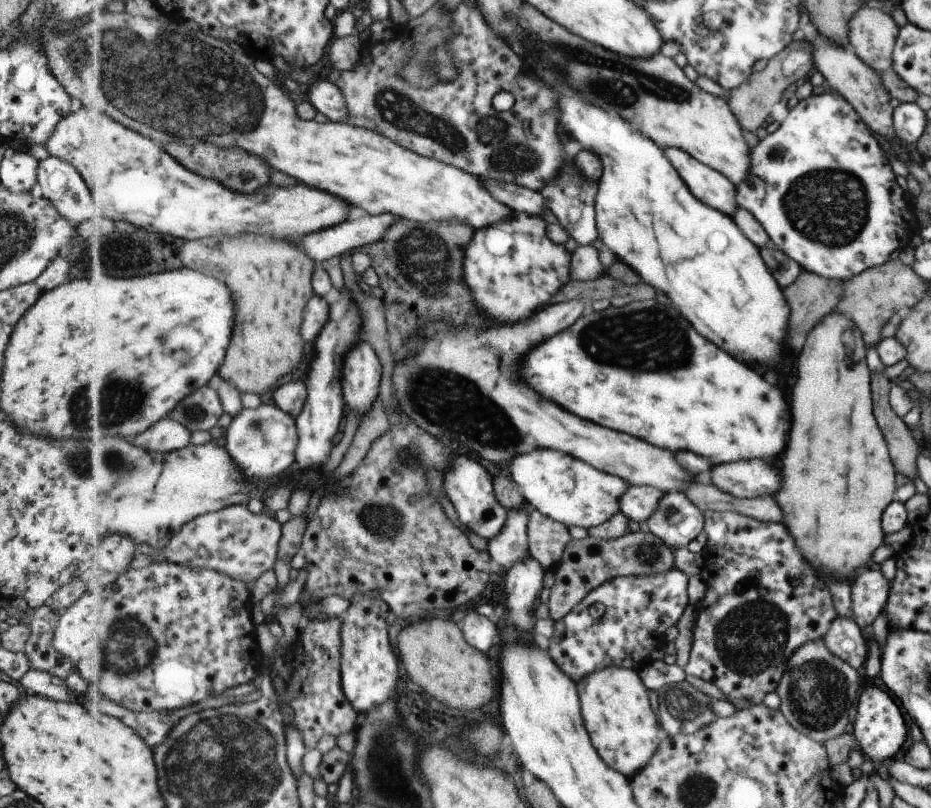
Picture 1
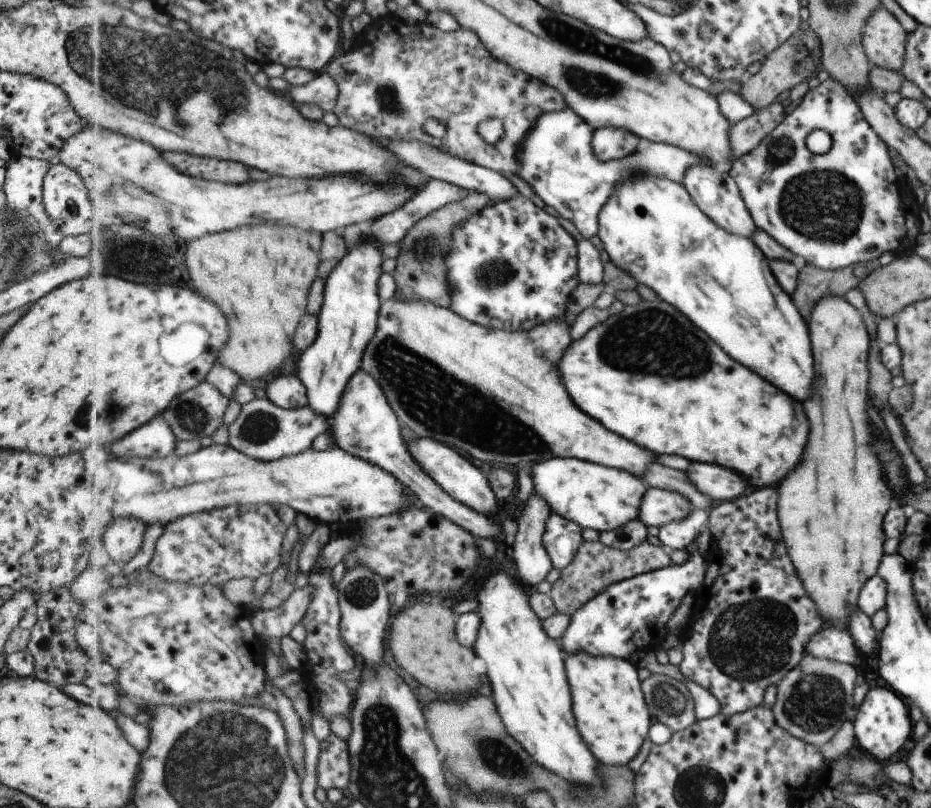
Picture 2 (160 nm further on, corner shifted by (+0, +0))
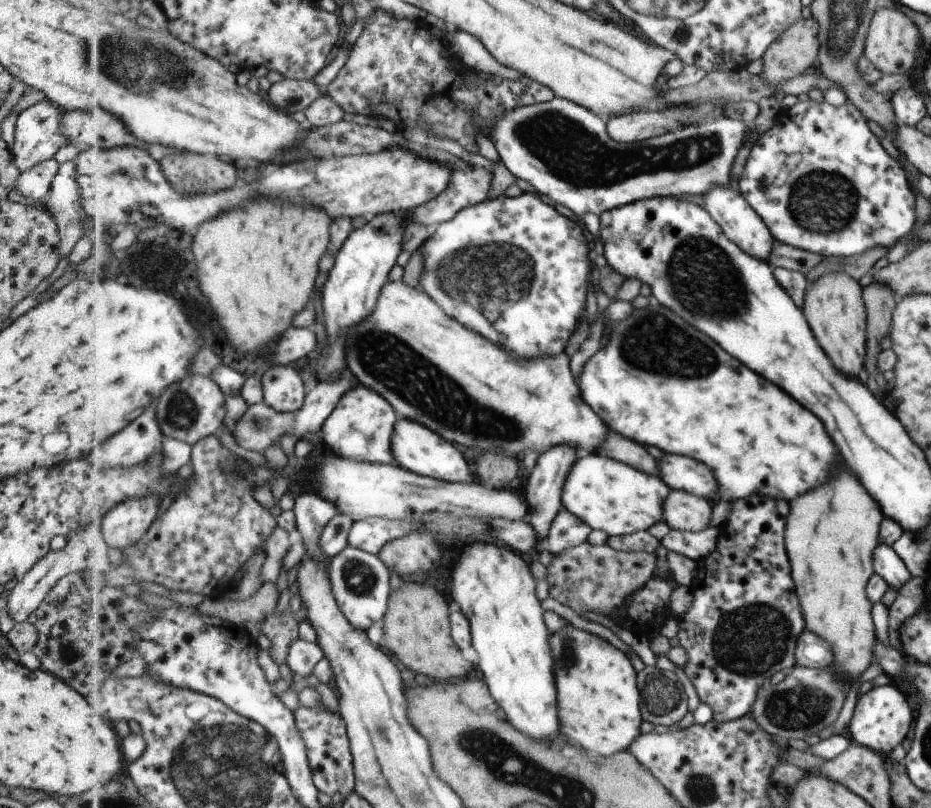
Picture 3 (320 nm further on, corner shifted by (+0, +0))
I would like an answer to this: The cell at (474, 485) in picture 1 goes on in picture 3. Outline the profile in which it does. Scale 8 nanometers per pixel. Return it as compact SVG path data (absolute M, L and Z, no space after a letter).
M401 416L394 430L393 448L398 464L404 469L452 483L472 483L478 480L475 472L471 473L465 456L451 441L446 441L438 432L419 421Z

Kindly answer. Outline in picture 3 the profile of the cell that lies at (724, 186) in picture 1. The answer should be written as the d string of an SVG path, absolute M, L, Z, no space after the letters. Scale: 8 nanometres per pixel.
M715 187L708 191L704 198L704 208L707 209L711 216L722 226L725 234L755 258L769 264L769 255L775 245L775 240L770 235L766 224L763 224L761 217L755 212L755 209L747 202L747 199L740 192L735 192L731 187Z

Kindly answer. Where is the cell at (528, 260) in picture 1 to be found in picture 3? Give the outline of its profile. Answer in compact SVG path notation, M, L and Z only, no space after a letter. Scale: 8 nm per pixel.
M537 192L518 197L501 195L459 211L454 219L442 222L420 246L426 266L420 288L444 308L447 316L469 329L475 328L487 340L515 350L519 360L559 356L587 310L587 294L593 287L589 242L583 225L543 202Z

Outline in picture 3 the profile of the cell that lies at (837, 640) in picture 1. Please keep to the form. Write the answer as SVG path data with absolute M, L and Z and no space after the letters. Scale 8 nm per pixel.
M803 630L794 648L794 666L803 668L829 668L833 664L830 644L815 633Z

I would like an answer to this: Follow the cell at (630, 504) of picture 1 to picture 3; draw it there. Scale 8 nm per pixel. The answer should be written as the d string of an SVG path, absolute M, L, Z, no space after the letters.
M672 490L664 504L665 523L682 531L710 530L714 506L707 497Z

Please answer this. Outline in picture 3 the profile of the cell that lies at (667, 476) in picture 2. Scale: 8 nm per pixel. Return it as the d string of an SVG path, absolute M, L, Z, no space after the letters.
M611 432L611 440L607 440L607 444L603 444L601 454L607 454L609 458L621 460L621 462L640 471L660 476L657 460L645 450L645 446L639 442L633 442L631 438L625 438L617 432Z

